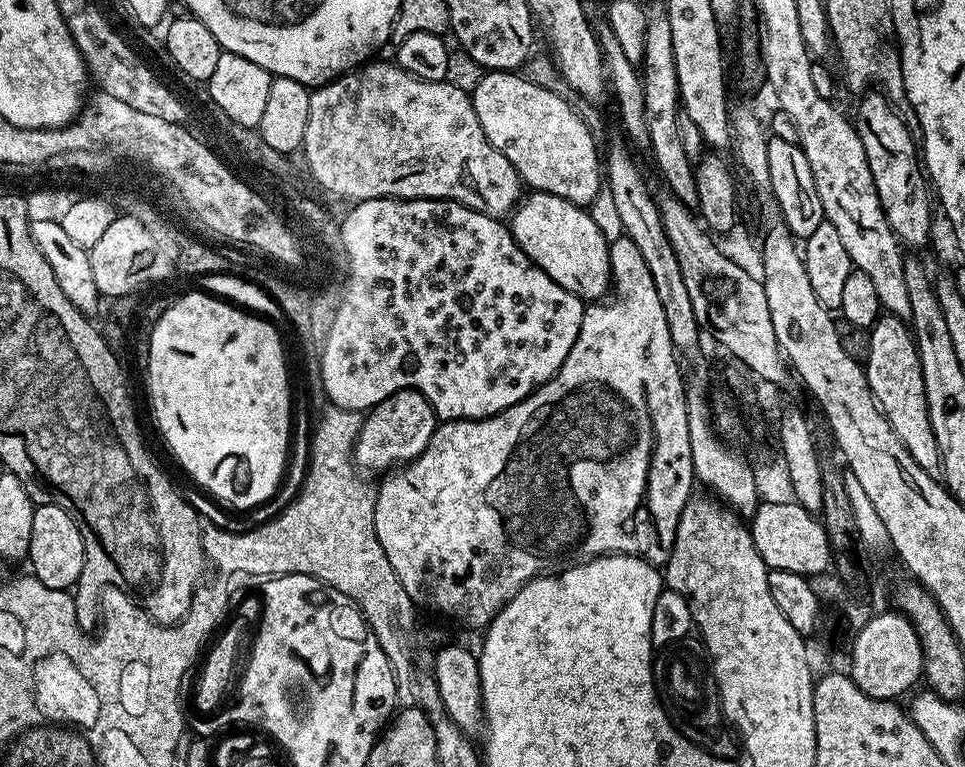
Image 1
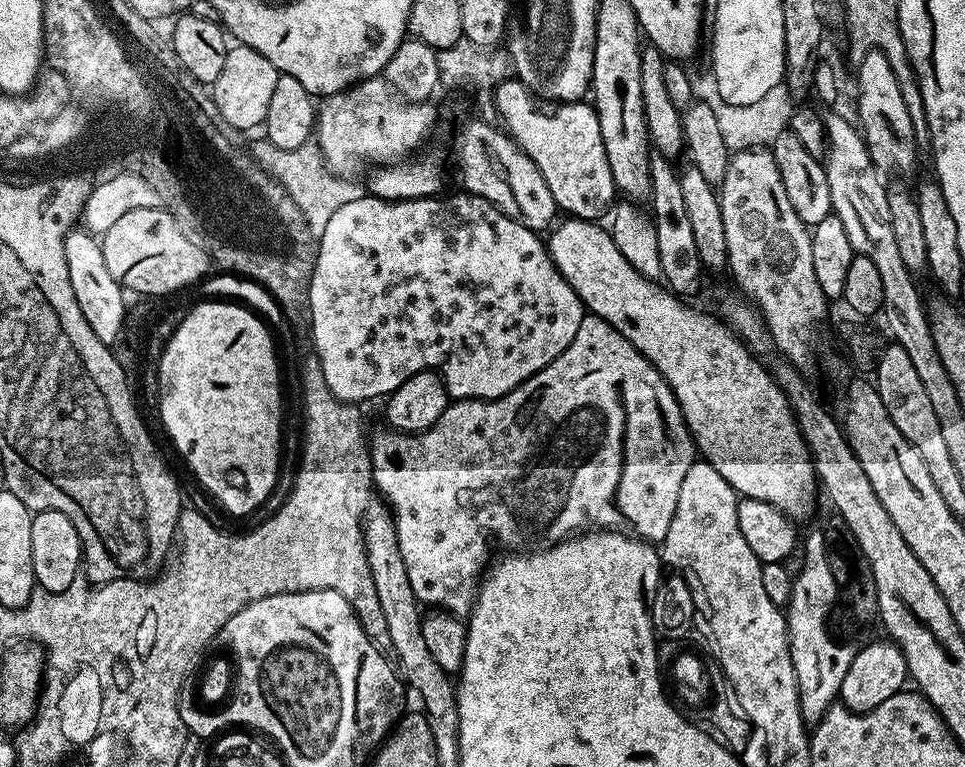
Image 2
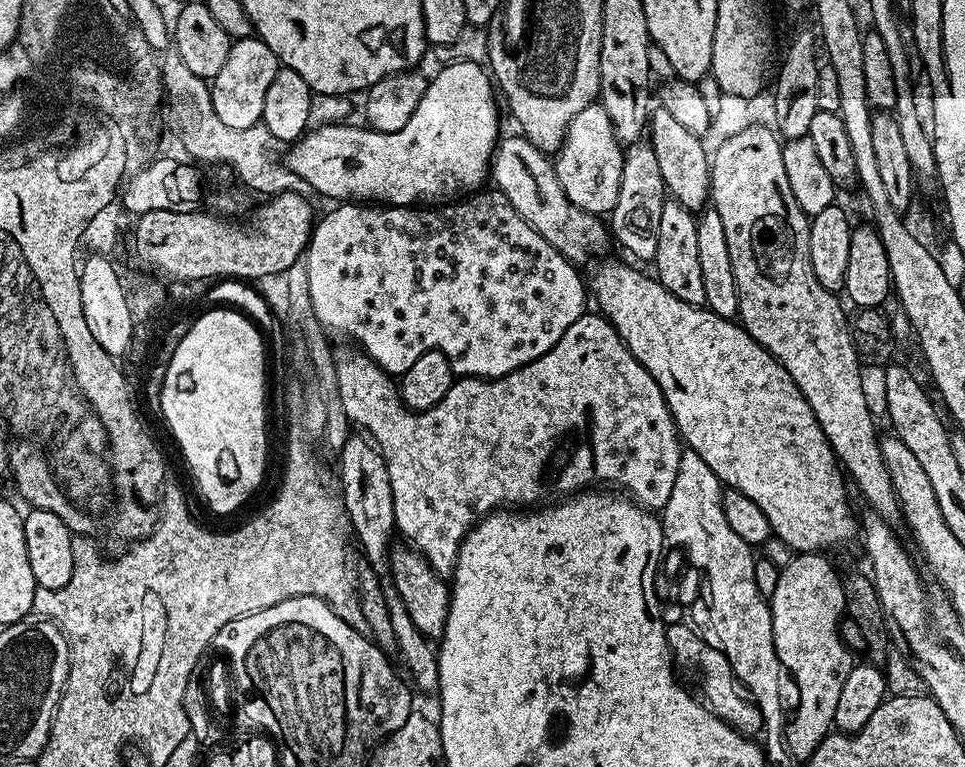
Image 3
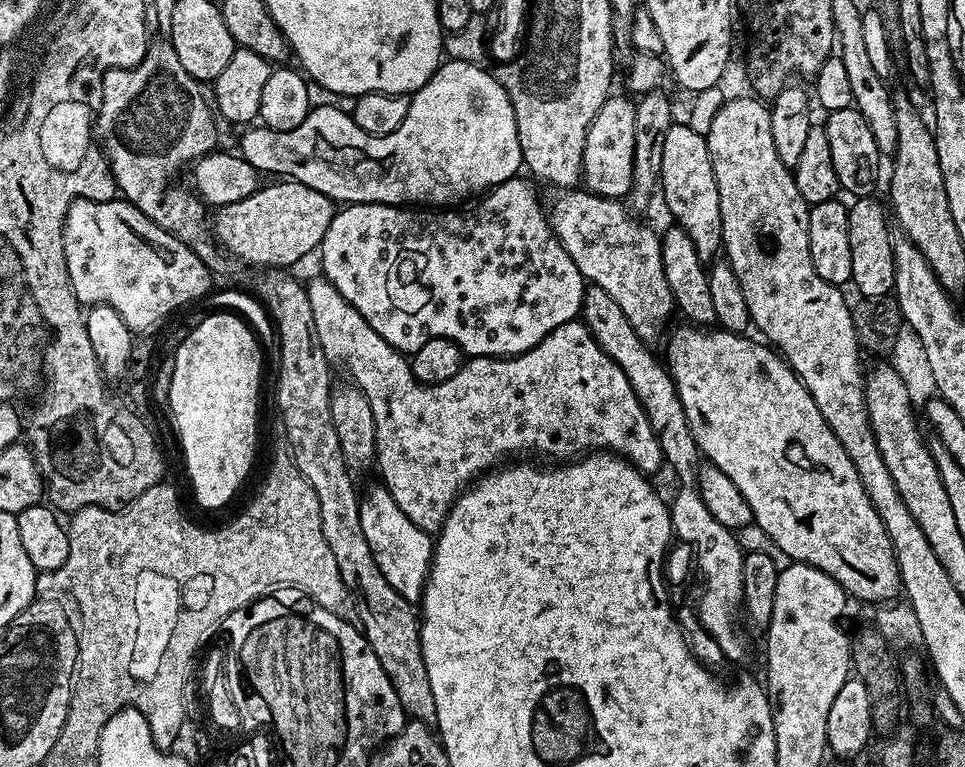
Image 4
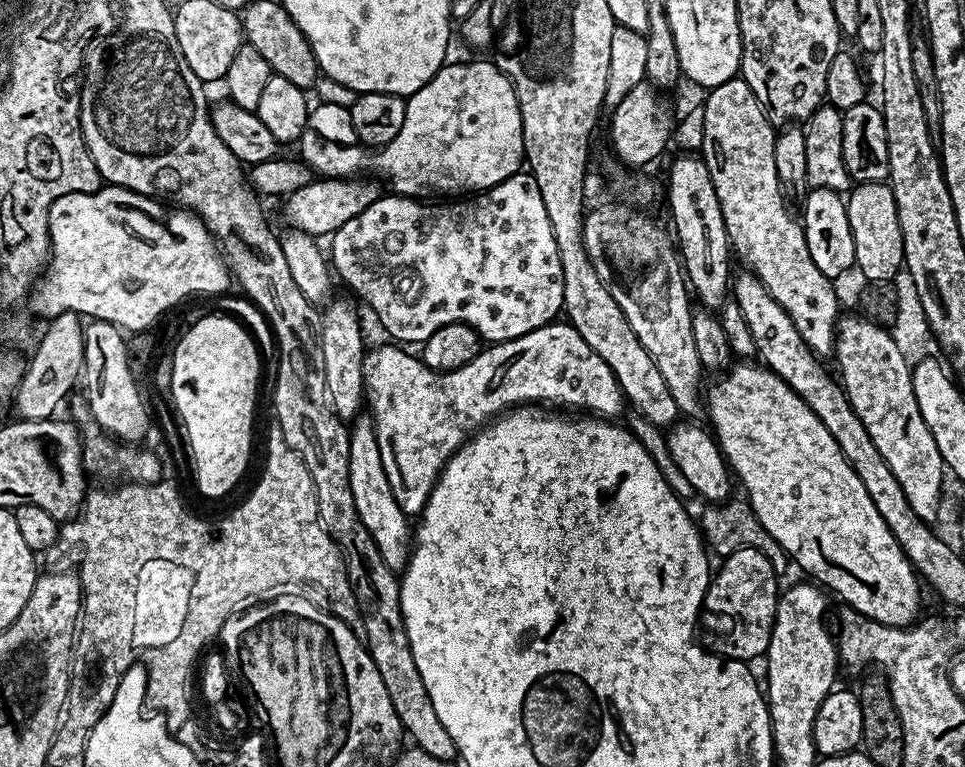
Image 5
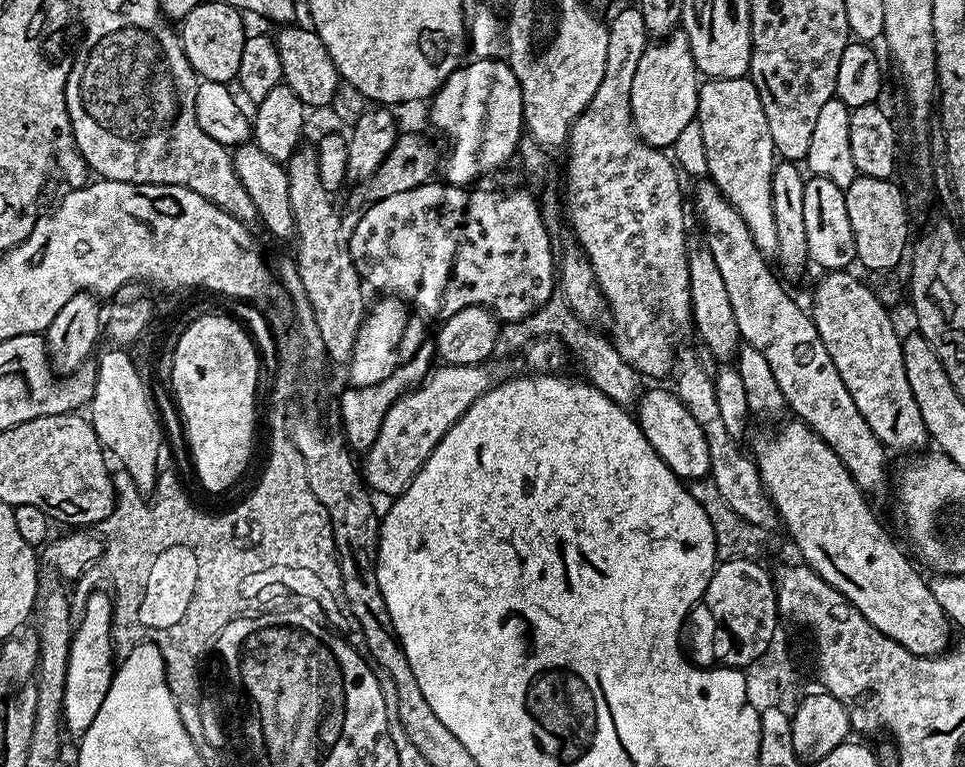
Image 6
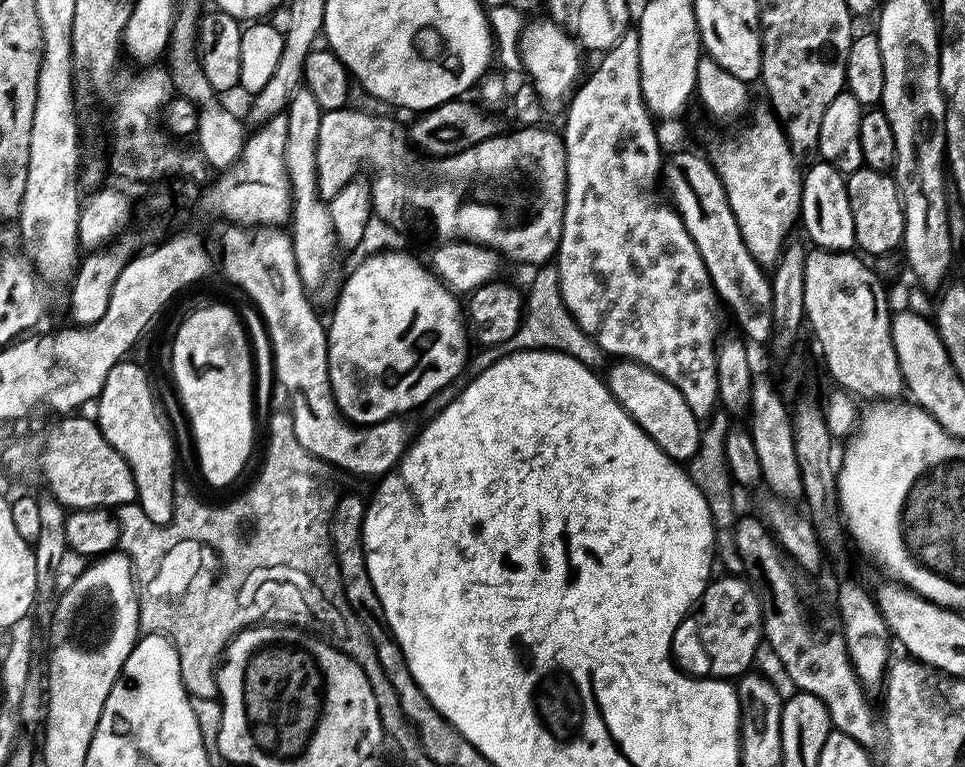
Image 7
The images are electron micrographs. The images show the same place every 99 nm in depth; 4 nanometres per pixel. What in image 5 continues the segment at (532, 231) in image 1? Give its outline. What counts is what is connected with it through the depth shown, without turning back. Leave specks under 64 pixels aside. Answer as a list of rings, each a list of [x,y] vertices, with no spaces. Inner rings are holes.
[[[736,362],[721,376],[724,377],[706,392],[707,423],[739,487],[741,484],[748,495],[746,503],[766,533],[782,546],[789,561],[808,575],[805,577],[823,586],[832,596],[845,600],[851,611],[895,628],[917,623],[921,577],[894,534],[890,534],[890,526],[882,522],[882,514],[878,514],[870,494],[866,494],[862,478],[854,474],[854,466],[850,466],[846,454],[842,454],[838,442],[834,442],[834,434],[830,434],[818,414],[763,363]]]

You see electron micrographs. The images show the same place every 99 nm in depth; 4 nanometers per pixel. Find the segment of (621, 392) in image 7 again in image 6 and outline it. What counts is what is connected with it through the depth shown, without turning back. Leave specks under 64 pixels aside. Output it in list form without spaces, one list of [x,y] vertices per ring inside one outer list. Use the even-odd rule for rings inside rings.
[[[664,388],[645,391],[635,405],[634,414],[650,446],[654,446],[658,458],[670,466],[674,475],[685,482],[703,480],[709,475],[711,464],[706,437],[675,391],[667,392]]]

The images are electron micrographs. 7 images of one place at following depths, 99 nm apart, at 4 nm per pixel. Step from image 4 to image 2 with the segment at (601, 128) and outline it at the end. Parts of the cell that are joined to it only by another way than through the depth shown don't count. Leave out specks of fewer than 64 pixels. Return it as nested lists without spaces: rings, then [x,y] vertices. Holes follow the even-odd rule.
[[[515,78],[506,79],[500,85],[498,85],[494,93],[494,97],[496,115],[499,123],[502,125],[503,131],[507,133],[507,135],[511,136],[512,141],[514,141],[515,144],[530,157],[530,159],[534,162],[534,166],[538,166],[538,170],[541,171],[542,178],[546,180],[546,185],[550,188],[550,192],[554,196],[554,202],[556,203],[557,209],[559,209],[561,213],[567,214],[569,217],[577,220],[590,220],[593,222],[599,221],[601,219],[600,215],[602,215],[604,211],[607,213],[609,209],[613,207],[618,193],[616,191],[616,183],[614,182],[614,178],[610,174],[610,162],[606,158],[606,146],[602,142],[602,130],[598,126],[598,114],[596,113],[595,107],[588,102],[573,102],[571,104],[557,103],[555,107],[540,106],[544,108],[536,108],[536,104],[538,105],[537,97],[533,96],[532,93],[525,88],[524,84]]]

